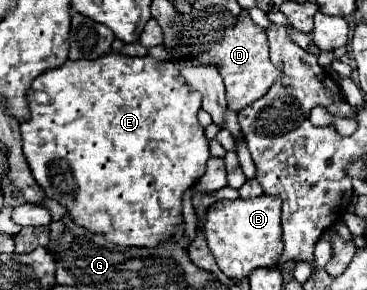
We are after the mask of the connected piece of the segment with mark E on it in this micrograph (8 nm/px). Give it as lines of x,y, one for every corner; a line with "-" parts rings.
110,53
110,55
100,57
100,59
94,59
94,61
88,61
88,59
66,61
62,67
42,73
42,75
32,83
32,89
30,89
30,93
28,93
28,103
30,103
30,119
20,125
20,131
22,131
24,155
26,155
26,161
28,161
28,165
30,165
30,171
32,171
32,175
34,175
34,179
36,179
36,183
44,189
46,197
58,201
58,203
66,209
66,215
68,215
74,223
78,223
78,227
84,227
84,229
90,231
90,233
100,233
104,239
110,239
110,243
118,243
118,245
122,245
122,247
156,247
158,243
168,241
170,237
174,237
178,225
184,221
184,219
182,219
182,197
184,197
184,191
190,189
190,187
204,175
204,171
206,171
206,161
210,159
210,151
208,151
208,139
206,139
206,135
204,135
204,127
198,123
198,117
196,117
196,113
198,113
198,109
200,109
200,95
198,95
198,91
192,91
192,89
190,89
190,85
186,83
186,79
182,79
180,71
178,71
170,61
156,61
156,59
150,57
150,55
146,55
146,57
124,57
124,55
120,55
120,53

